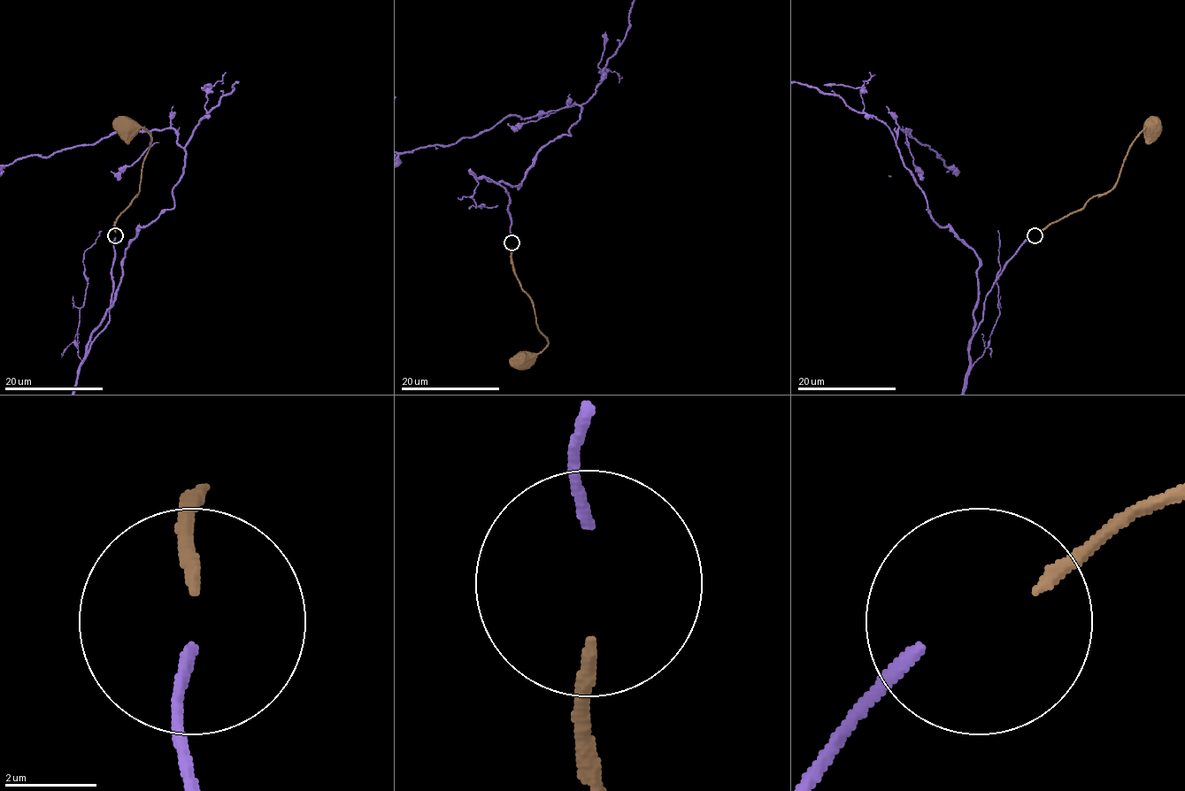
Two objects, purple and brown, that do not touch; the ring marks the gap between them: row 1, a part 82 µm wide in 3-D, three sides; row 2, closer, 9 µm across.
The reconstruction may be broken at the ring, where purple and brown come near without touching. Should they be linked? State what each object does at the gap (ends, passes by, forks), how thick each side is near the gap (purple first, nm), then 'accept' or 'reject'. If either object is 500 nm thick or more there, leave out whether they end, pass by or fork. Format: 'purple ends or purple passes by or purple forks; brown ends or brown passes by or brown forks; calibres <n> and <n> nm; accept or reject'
purple ends; brown ends; calibres 280 and 280 nm; reject

